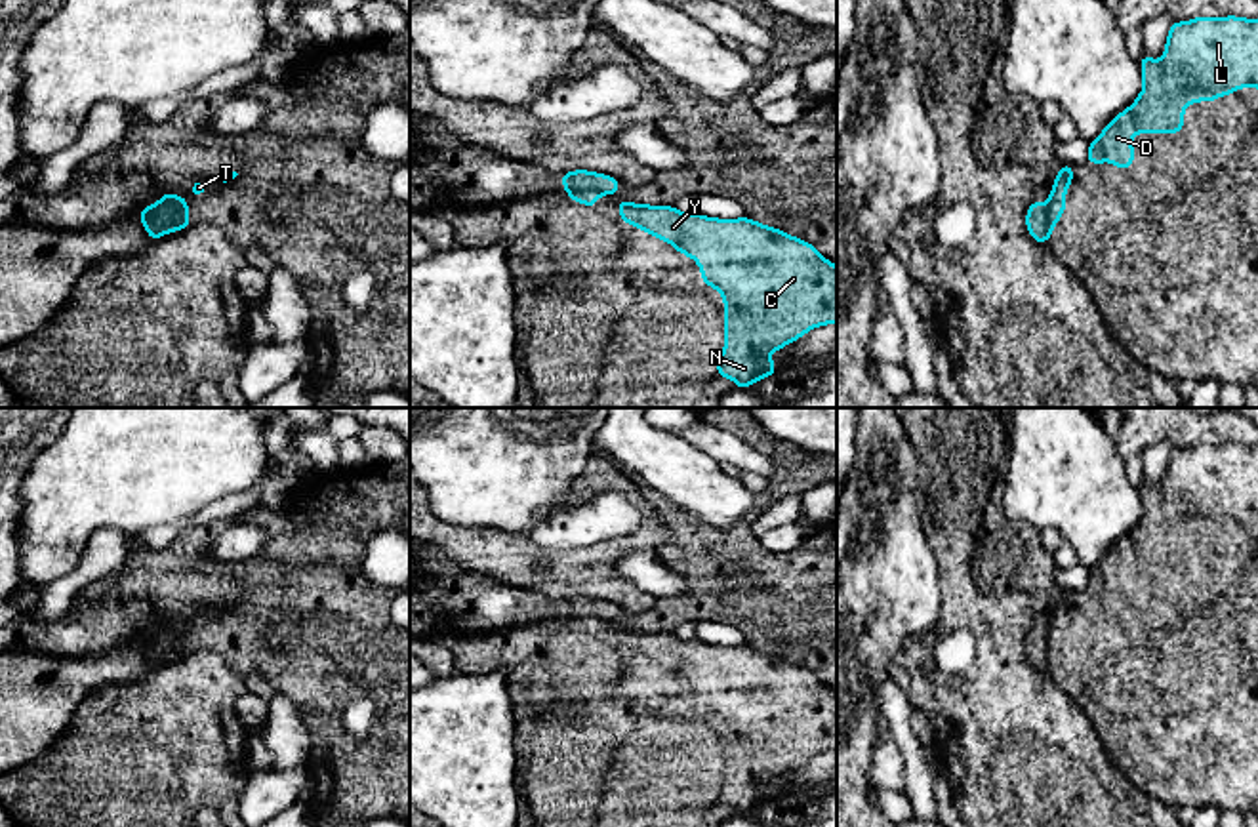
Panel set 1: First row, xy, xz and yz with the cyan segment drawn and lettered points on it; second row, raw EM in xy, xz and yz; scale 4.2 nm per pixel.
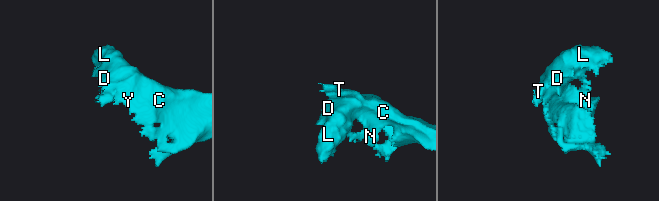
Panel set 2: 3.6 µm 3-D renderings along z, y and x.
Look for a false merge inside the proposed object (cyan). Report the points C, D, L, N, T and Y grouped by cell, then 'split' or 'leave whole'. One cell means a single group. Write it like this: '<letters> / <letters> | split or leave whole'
C D L N Y / T | split

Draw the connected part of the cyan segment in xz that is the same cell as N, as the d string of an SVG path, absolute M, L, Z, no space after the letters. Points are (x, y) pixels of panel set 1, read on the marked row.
M619 200L618 215L625 225L637 225L667 240L680 255L690 255L701 267L701 284L724 297L724 353L717 356L717 375L730 377L738 389L778 373L768 351L780 351L818 326L837 324L837 265L806 240L745 215L717 219L698 212L680 213L675 206Z

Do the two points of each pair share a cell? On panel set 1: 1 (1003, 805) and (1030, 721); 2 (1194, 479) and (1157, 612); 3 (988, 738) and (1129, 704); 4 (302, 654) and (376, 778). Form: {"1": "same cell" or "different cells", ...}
{"1": "same cell", "2": "same cell", "3": "different cells", "4": "same cell"}

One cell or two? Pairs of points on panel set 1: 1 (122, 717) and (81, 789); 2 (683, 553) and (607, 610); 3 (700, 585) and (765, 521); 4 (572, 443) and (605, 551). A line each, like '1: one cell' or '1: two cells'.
1: one cell
2: one cell
3: two cells
4: two cells

